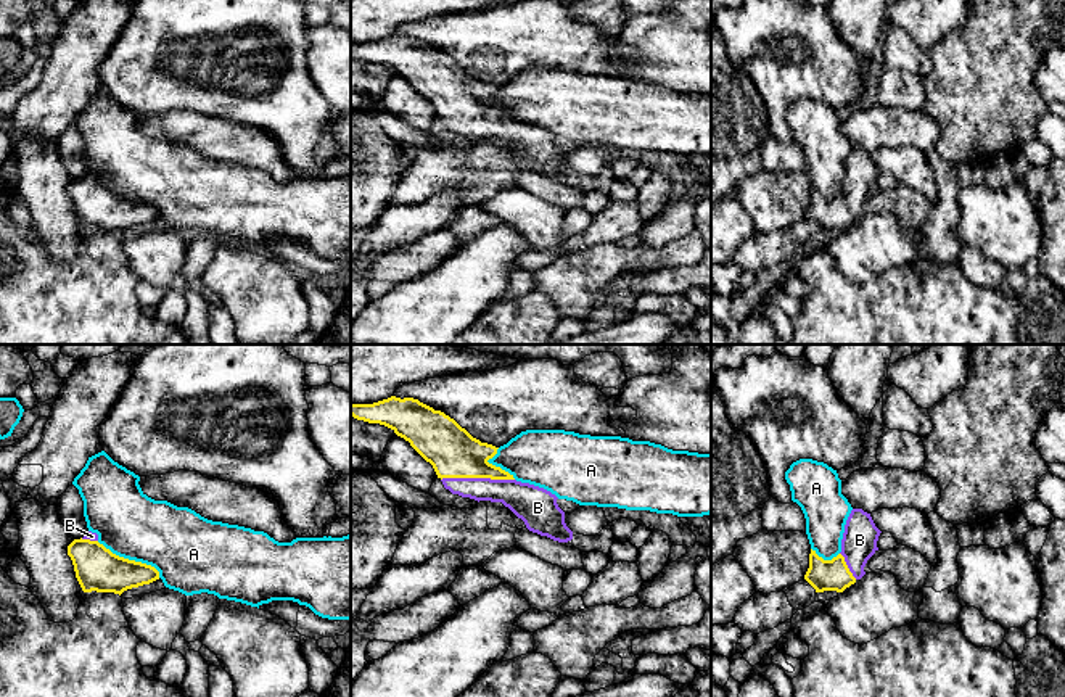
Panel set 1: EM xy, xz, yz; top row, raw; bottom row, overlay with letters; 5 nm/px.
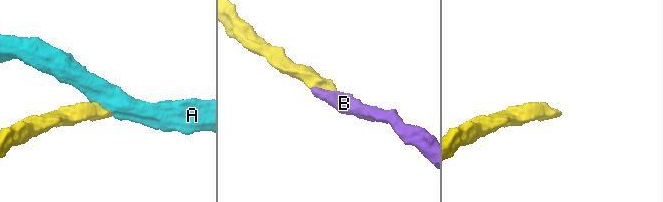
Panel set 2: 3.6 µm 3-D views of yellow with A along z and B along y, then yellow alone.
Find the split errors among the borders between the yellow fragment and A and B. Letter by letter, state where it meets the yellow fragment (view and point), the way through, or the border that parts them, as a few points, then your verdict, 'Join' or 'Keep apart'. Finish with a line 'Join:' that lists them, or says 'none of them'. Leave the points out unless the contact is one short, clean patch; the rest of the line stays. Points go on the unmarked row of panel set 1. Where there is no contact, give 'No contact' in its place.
A: Touches yellow at xy (131, 200). Boundary: xy (97, 181), (119, 195), (150, 203), (160, 216). Keep apart
B: Touches yellow at xz (476, 116). Path across: xz (451, 89), (476, 116), (522, 137). Join
Join: B

